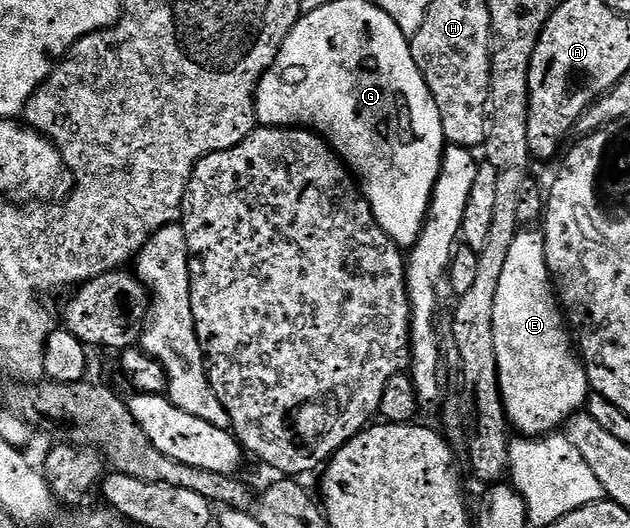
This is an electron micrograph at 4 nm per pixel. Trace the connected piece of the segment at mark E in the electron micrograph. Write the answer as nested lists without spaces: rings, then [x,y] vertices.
[[[520,230],[505,258],[505,270],[497,286],[497,302],[493,306],[493,342],[499,371],[499,389],[507,422],[520,437],[538,438],[562,429],[572,416],[586,405],[589,395],[587,369],[573,347],[573,336],[556,295],[550,271],[546,266],[544,233]]]

